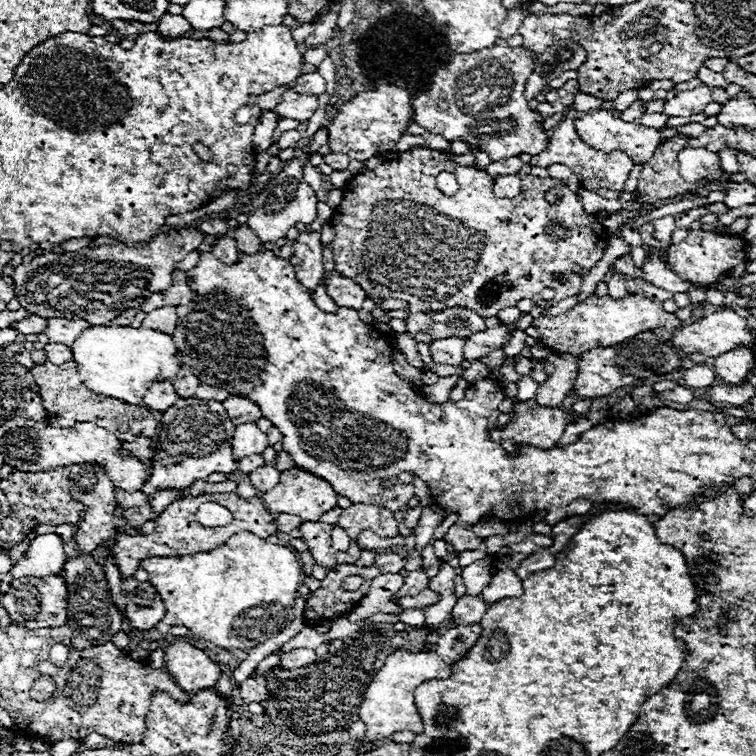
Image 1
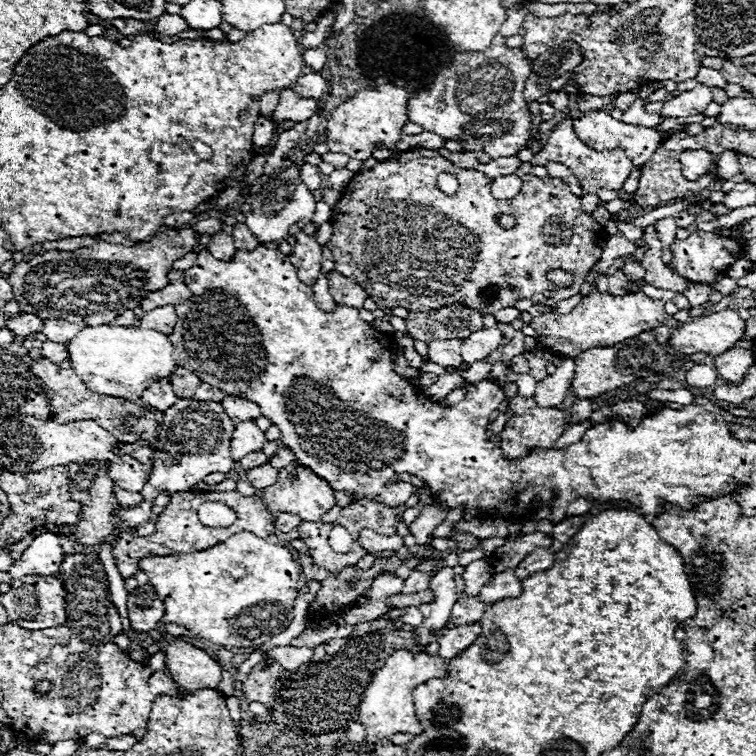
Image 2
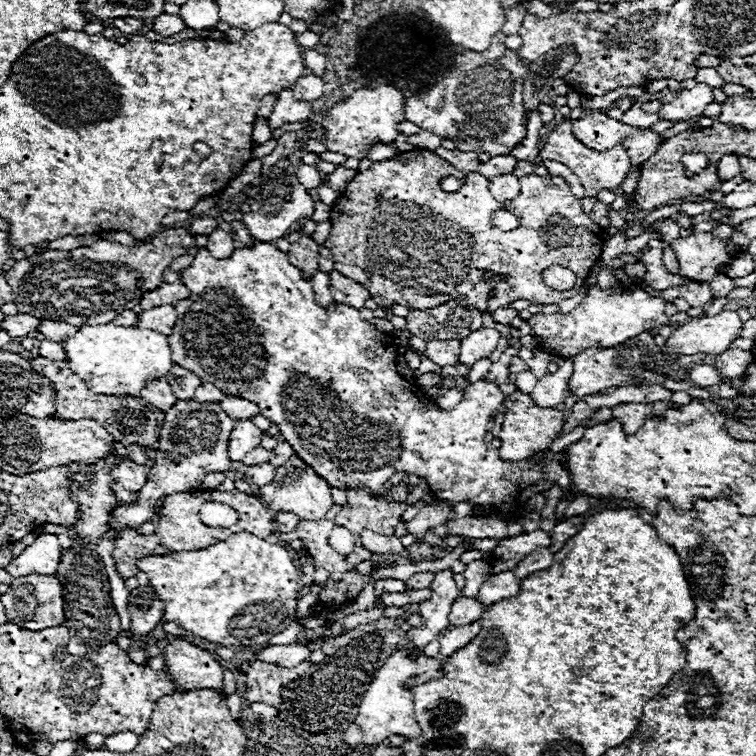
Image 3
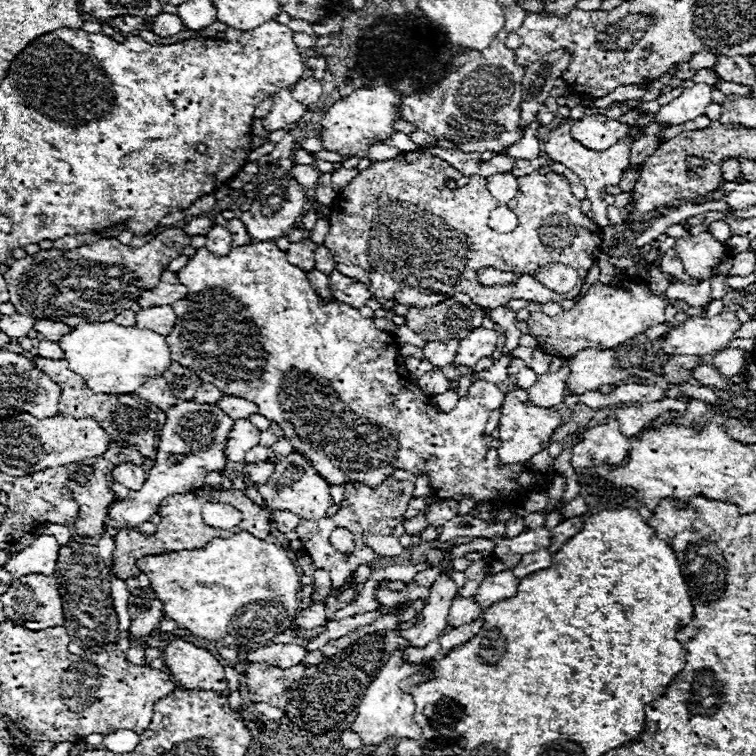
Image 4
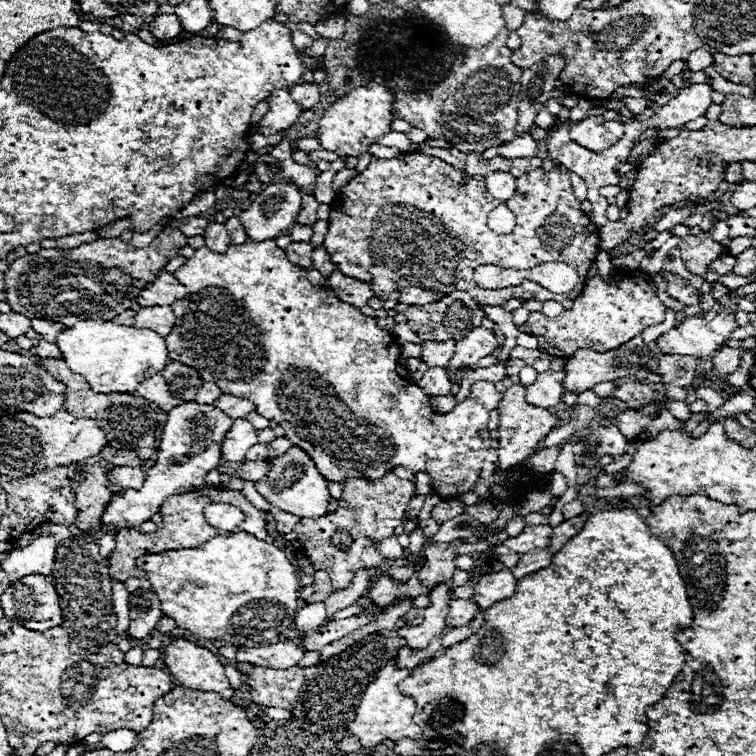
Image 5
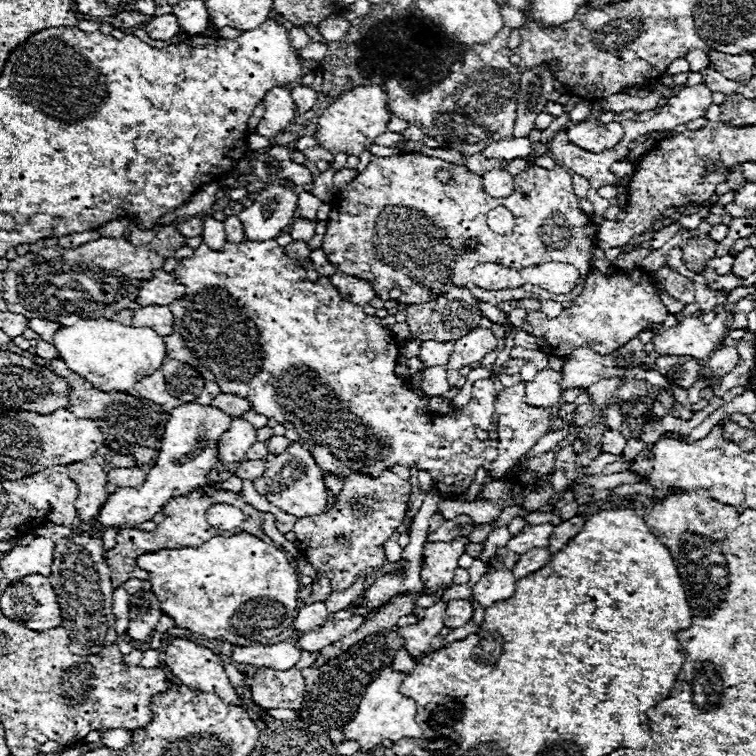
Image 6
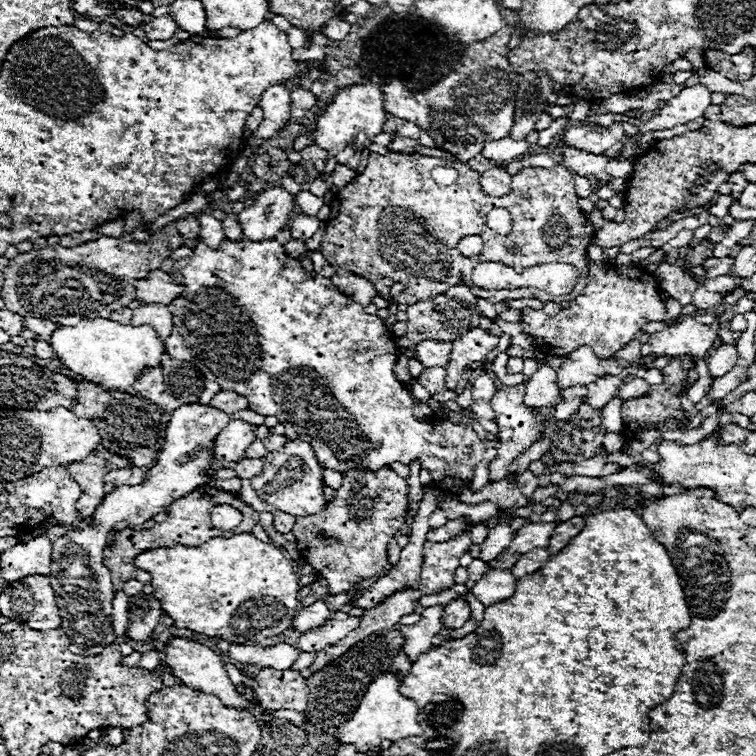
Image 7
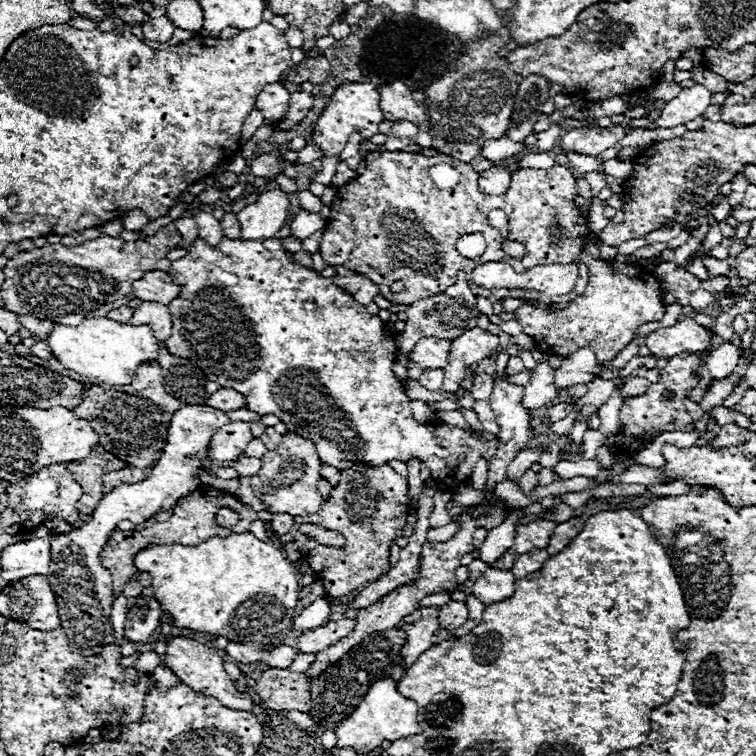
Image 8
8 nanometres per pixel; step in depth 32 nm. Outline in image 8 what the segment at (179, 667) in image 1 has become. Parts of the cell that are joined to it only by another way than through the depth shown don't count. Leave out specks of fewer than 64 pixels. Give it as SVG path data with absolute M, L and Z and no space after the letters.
M170 638L168 646L166 646L166 654L162 656L162 662L172 670L174 676L178 676L182 680L182 684L186 684L188 688L202 692L206 696L214 696L218 698L224 706L228 708L236 708L236 710L254 710L254 702L248 698L248 694L242 694L236 690L236 684L232 682L232 678L226 674L224 670L224 662L222 658L216 654L216 650L190 640L190 638Z

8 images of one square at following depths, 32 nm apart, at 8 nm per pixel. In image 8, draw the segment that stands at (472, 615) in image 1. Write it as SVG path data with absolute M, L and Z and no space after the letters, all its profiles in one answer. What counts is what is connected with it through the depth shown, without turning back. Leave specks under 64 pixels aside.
M450 600L448 604L442 606L442 612L440 612L440 626L442 626L442 628L446 628L446 630L456 630L456 628L460 628L466 620L468 620L468 606L466 606L466 602Z

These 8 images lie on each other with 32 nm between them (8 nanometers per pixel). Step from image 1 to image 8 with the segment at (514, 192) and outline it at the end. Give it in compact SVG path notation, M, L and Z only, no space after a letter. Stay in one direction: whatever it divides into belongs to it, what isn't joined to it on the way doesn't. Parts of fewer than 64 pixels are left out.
M492 166L490 170L480 174L480 192L486 192L490 196L502 196L510 186L512 174L506 168Z

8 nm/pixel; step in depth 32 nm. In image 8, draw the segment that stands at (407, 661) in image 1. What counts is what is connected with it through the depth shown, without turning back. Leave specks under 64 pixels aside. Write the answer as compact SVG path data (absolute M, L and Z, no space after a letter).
M380 678L368 688L358 708L344 722L336 726L334 732L338 738L338 748L352 746L358 754L366 754L378 748L384 740L394 742L406 736L422 734L422 728L416 722L416 714L418 714L416 702L410 698L404 698L396 688L398 688L398 682L394 678Z

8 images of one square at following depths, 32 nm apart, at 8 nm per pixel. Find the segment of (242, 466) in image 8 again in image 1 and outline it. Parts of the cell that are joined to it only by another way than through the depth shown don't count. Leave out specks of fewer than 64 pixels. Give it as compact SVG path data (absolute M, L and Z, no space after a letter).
M262 466L258 472L248 474L250 484L258 492L268 492L270 488L274 488L278 484L278 476L280 476L280 472L276 468L272 468L272 466Z

